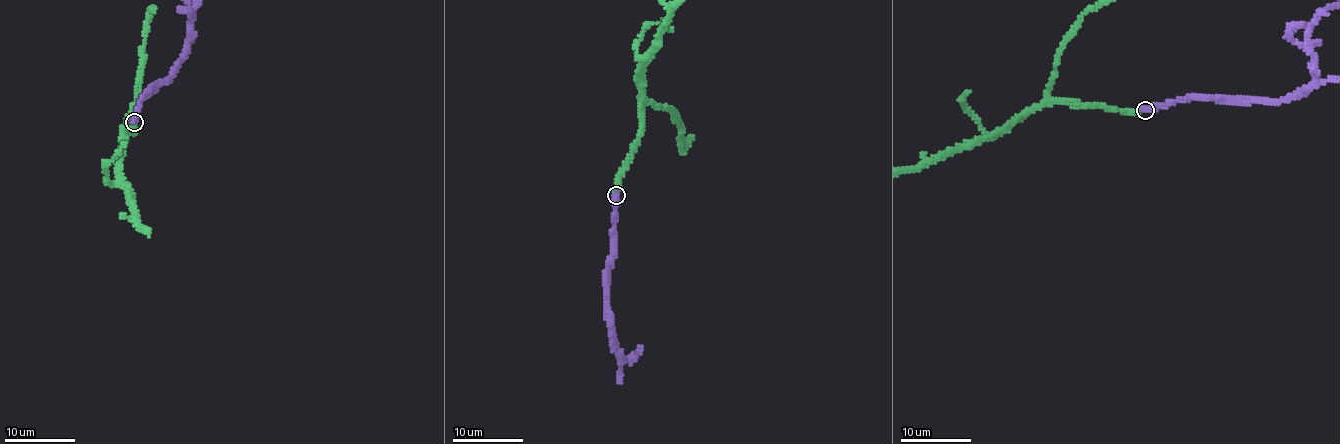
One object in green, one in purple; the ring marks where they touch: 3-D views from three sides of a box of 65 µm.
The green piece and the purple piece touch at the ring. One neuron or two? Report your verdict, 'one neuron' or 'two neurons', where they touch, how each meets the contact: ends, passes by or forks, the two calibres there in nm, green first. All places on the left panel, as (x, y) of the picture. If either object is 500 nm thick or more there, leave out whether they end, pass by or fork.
one neuron; place (134, 122); green ends; purple ends; calibres 400 and 400 nm

